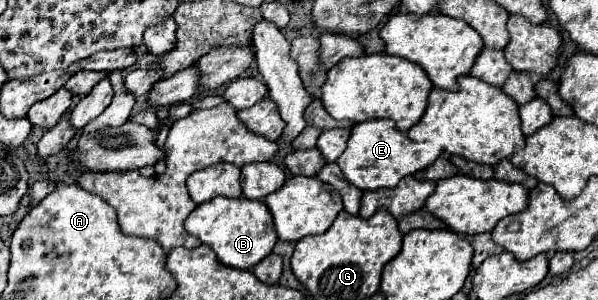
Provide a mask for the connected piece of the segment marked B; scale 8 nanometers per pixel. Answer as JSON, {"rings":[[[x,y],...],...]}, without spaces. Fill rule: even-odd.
{"rings":[[[216,197],[208,203],[202,203],[190,213],[184,225],[188,233],[198,237],[204,245],[210,245],[224,265],[238,269],[252,269],[258,261],[272,253],[272,247],[278,241],[266,203],[246,197]],[[268,231],[272,231],[272,235],[268,235]]]}

